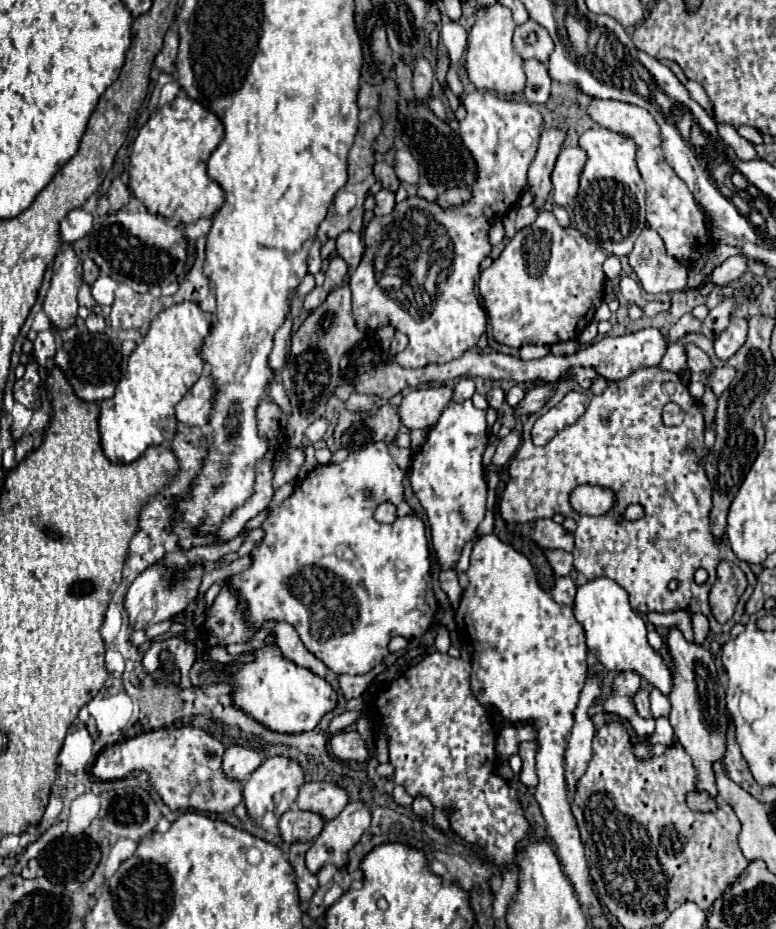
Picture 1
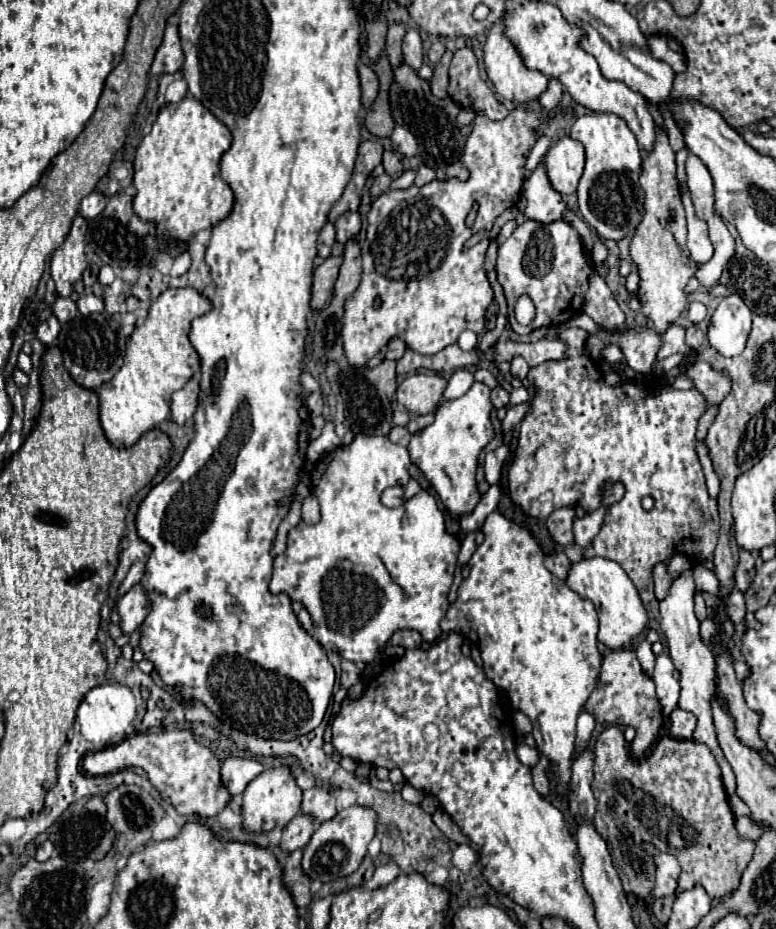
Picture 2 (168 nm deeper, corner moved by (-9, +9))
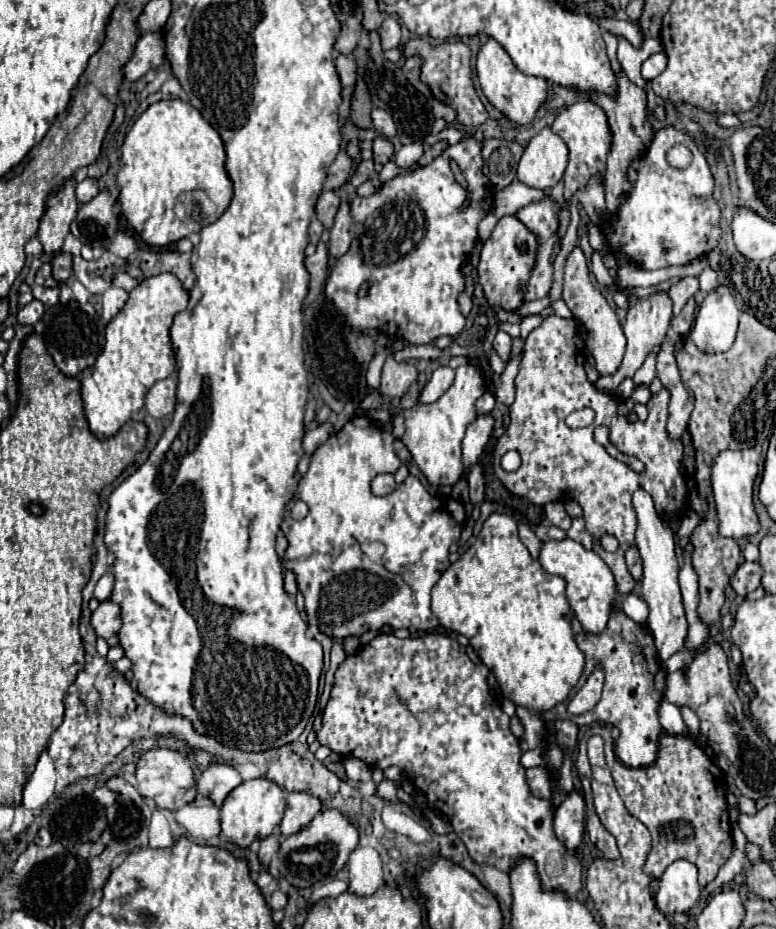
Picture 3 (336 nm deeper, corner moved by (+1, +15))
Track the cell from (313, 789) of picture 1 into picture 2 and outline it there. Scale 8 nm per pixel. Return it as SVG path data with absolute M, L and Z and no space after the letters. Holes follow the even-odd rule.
M314 787L304 791L302 795L302 809L304 815L310 815L314 823L328 821L336 815L336 797L330 791L324 791L322 787Z

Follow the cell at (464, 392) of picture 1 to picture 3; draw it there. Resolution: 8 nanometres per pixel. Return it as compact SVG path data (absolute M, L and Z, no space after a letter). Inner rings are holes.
M448 365L446 367L438 367L432 373L432 379L424 387L424 391L420 393L420 403L438 401L438 397L442 397L442 393L446 393L446 389L450 389L452 383L454 383L454 369L448 367Z

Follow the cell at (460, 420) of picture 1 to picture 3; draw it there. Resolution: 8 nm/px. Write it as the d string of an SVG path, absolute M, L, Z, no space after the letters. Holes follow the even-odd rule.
M464 365L456 369L454 385L430 405L416 405L404 411L406 431L402 435L402 443L412 453L412 459L426 475L430 485L454 485L462 475L462 437L466 427L478 417L474 409L474 401L484 393L484 375L474 365Z

